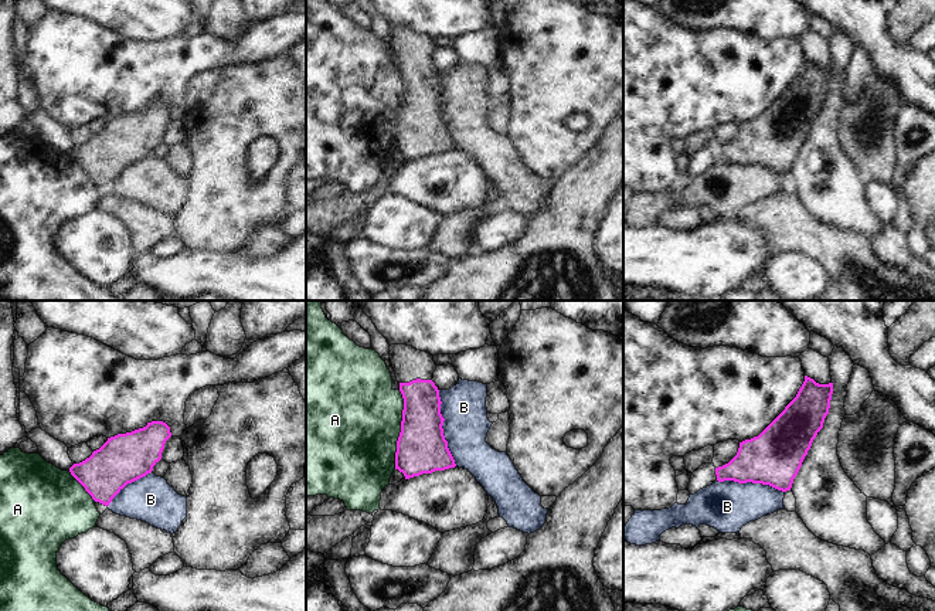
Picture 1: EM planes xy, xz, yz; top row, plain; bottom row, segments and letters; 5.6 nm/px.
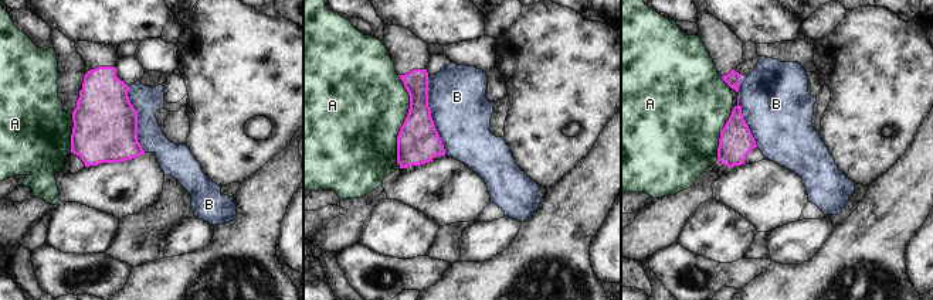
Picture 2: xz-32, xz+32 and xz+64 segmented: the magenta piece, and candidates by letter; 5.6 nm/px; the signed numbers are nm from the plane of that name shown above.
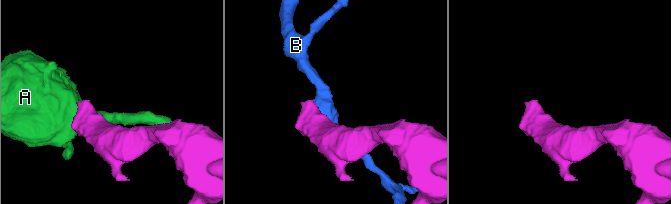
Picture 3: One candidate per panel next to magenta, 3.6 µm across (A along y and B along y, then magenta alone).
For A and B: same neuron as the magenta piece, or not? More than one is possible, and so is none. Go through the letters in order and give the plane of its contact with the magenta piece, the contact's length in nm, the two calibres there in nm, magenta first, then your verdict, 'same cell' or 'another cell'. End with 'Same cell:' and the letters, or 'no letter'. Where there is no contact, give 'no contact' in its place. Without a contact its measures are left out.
A: xz | 440 nm | 280/480 nm | another cell
B: xz | 440 nm | 280/260 nm | another cell
Same cell: no letter

